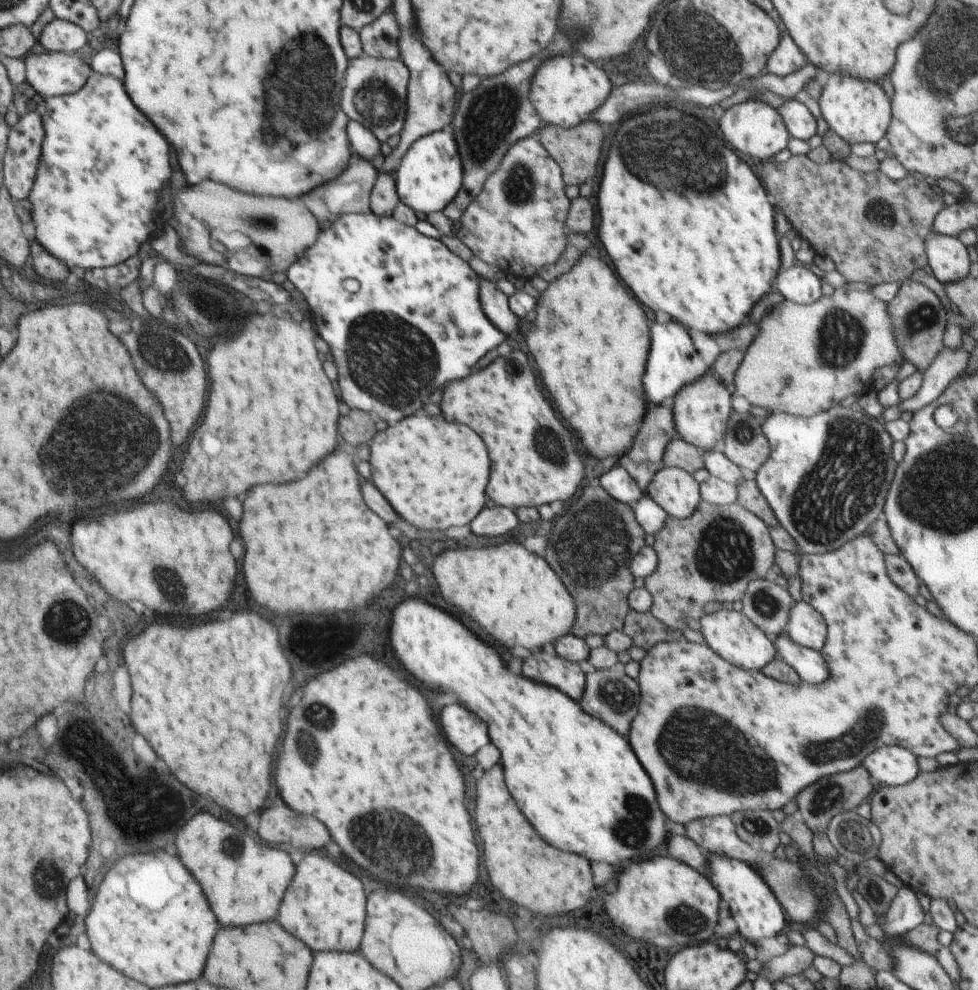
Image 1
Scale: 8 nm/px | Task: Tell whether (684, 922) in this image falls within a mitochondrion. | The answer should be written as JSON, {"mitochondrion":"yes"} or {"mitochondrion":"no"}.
{"mitochondrion":"yes"}

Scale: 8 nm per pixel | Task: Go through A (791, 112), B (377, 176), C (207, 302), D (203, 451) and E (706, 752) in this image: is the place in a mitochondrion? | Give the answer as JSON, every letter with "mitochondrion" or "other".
{"A":"other","B":"other","C":"mitochondrion","D":"other","E":"mitochondrion"}

